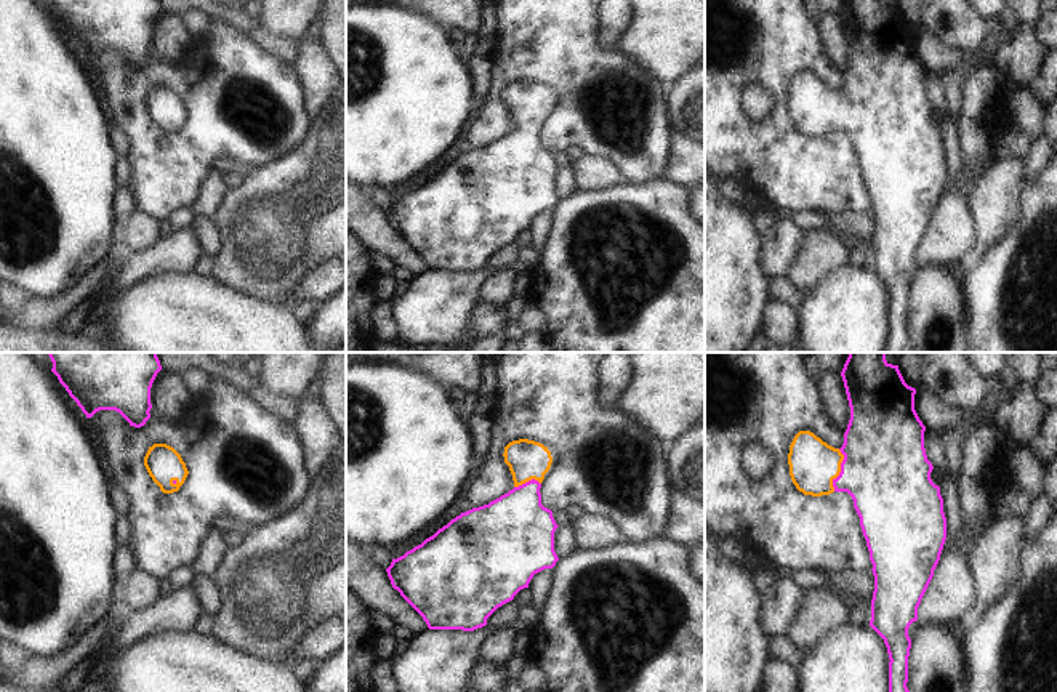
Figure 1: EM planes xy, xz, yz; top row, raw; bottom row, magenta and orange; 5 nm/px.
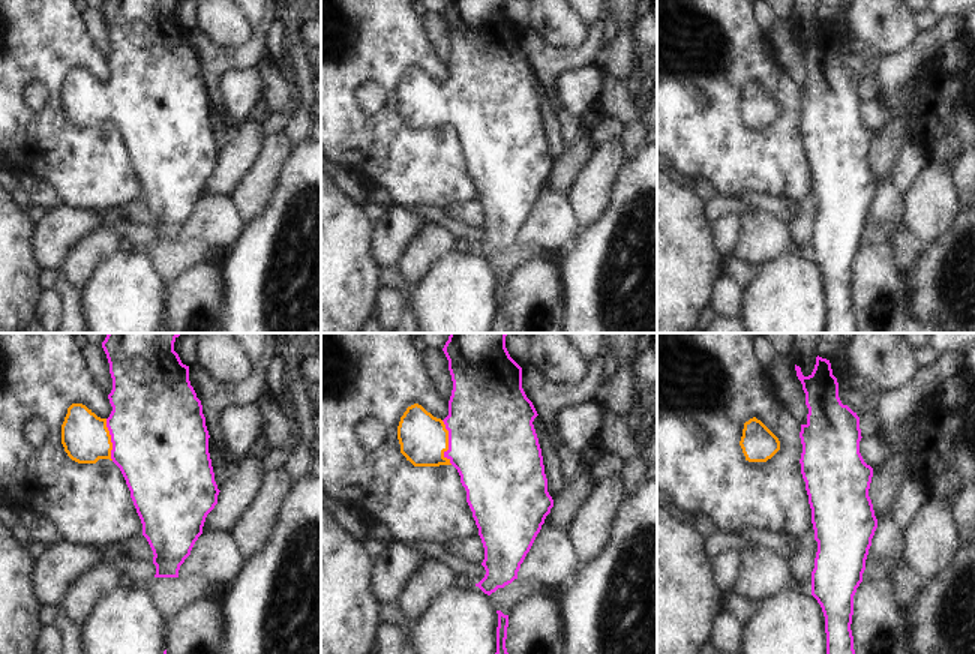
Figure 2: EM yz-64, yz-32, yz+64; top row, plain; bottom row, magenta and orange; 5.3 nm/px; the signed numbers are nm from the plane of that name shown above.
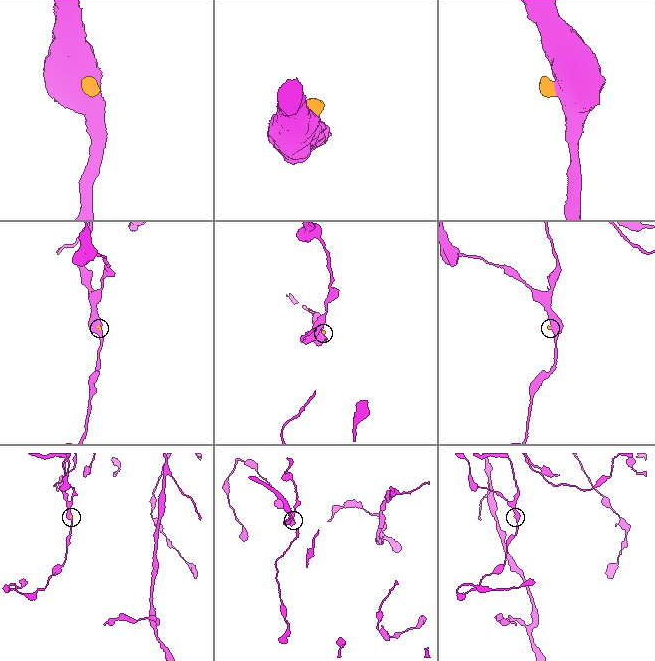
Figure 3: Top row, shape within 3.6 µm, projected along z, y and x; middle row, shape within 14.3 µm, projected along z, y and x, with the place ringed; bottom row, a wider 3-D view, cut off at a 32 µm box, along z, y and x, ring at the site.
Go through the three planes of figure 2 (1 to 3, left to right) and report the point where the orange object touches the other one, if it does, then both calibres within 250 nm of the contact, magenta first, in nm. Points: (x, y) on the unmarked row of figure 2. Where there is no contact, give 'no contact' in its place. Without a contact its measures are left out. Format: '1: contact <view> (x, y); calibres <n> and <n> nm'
1: contact yz-64 (111, 104); calibres 500 and 260 nm
2: contact yz-32 (449, 107); calibres 480 and 260 nm
3: no contact

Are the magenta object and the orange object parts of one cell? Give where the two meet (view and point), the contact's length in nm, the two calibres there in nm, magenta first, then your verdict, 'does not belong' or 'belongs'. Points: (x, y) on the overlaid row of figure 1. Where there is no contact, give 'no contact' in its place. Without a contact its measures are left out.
meets magenta in yz at (841, 470); contact 220 nm long; 440 nm thick on the magenta side, 240 nm on the other; belongs

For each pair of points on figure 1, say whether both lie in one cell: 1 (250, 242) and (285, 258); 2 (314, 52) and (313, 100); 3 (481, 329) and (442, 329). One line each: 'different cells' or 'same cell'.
1: same cell
2: same cell
3: different cells

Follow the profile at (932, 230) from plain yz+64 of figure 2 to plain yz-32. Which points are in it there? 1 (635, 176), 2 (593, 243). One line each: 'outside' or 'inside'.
1: outside
2: outside

